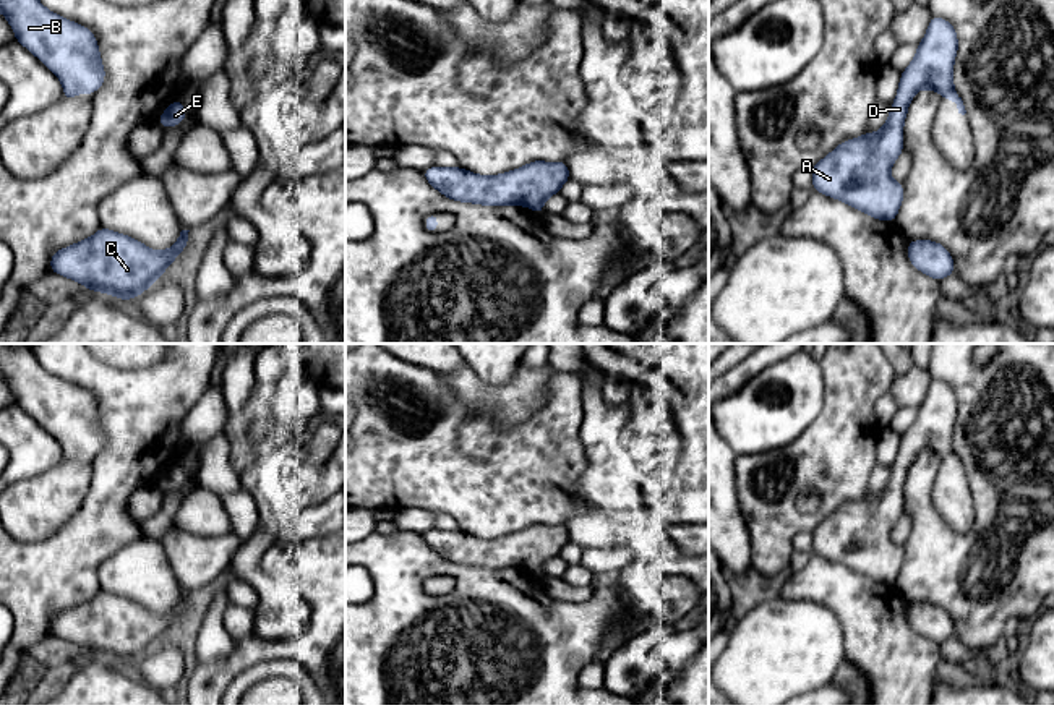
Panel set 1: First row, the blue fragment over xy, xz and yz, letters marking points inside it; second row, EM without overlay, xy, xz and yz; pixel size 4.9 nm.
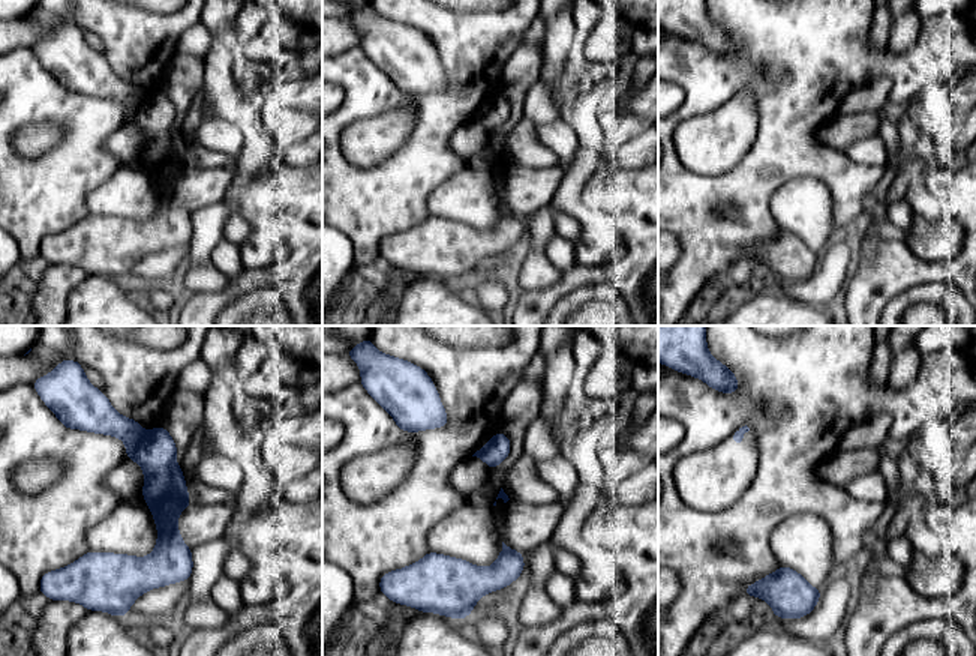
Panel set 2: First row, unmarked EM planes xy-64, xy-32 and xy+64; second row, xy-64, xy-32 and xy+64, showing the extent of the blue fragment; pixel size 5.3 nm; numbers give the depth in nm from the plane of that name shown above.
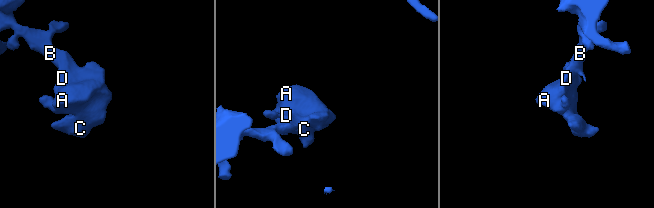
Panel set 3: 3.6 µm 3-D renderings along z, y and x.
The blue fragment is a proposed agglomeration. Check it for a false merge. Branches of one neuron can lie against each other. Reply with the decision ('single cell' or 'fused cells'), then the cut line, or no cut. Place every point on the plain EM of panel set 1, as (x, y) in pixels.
single cell; cut none

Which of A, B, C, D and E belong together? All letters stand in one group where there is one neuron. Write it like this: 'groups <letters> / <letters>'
groups A B C D E

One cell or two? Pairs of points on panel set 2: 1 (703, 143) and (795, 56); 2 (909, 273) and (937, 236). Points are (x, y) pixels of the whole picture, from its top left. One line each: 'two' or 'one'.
1: two
2: two

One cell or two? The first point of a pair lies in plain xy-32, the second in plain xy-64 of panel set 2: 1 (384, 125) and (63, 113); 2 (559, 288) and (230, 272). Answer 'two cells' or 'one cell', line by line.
1: two cells
2: two cells

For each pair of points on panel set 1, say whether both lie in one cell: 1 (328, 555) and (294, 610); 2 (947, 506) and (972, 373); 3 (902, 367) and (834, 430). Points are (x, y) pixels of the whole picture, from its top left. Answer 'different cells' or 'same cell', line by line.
1: different cells
2: different cells
3: different cells

